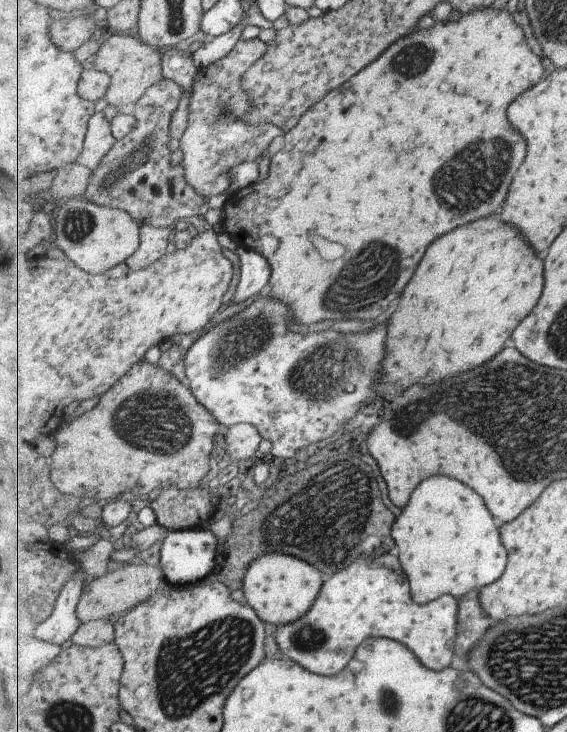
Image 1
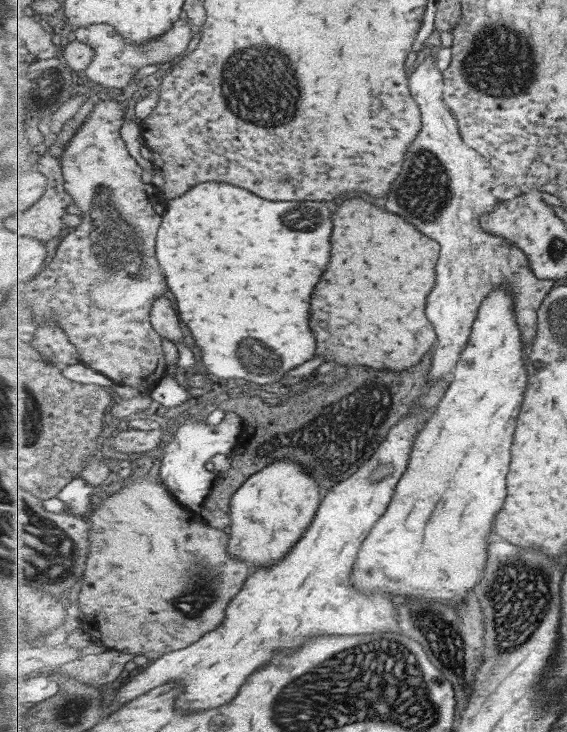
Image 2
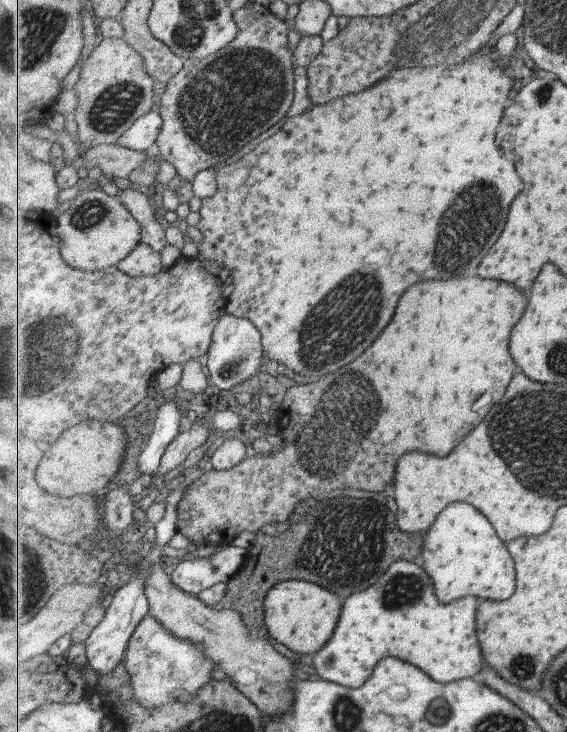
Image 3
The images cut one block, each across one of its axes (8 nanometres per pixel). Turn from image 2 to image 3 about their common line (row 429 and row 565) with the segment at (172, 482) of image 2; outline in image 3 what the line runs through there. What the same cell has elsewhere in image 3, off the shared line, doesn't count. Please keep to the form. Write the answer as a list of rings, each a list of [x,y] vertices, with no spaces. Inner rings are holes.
[[[219,544],[217,548],[208,557],[178,563],[171,574],[175,586],[198,596],[216,584],[228,583],[243,568],[248,550],[231,544]]]

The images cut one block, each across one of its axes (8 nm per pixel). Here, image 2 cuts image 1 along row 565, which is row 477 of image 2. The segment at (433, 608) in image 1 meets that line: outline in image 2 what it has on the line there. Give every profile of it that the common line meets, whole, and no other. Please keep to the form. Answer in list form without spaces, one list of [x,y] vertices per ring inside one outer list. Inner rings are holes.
[[[415,410],[413,416],[395,426],[379,452],[375,452],[373,460],[323,498],[315,524],[311,524],[307,536],[303,536],[293,552],[287,552],[291,556],[285,556],[279,564],[253,569],[245,588],[233,600],[231,608],[227,608],[226,620],[217,630],[188,648],[161,655],[159,660],[121,686],[113,699],[113,708],[119,710],[167,682],[183,685],[183,696],[179,696],[181,710],[205,712],[221,708],[235,700],[251,674],[271,664],[275,652],[291,656],[309,638],[317,636],[399,632],[393,602],[387,596],[369,598],[351,590],[349,576],[359,546],[371,534],[375,522],[385,514],[397,482],[409,466],[411,446],[421,422],[425,422],[425,410]]]

